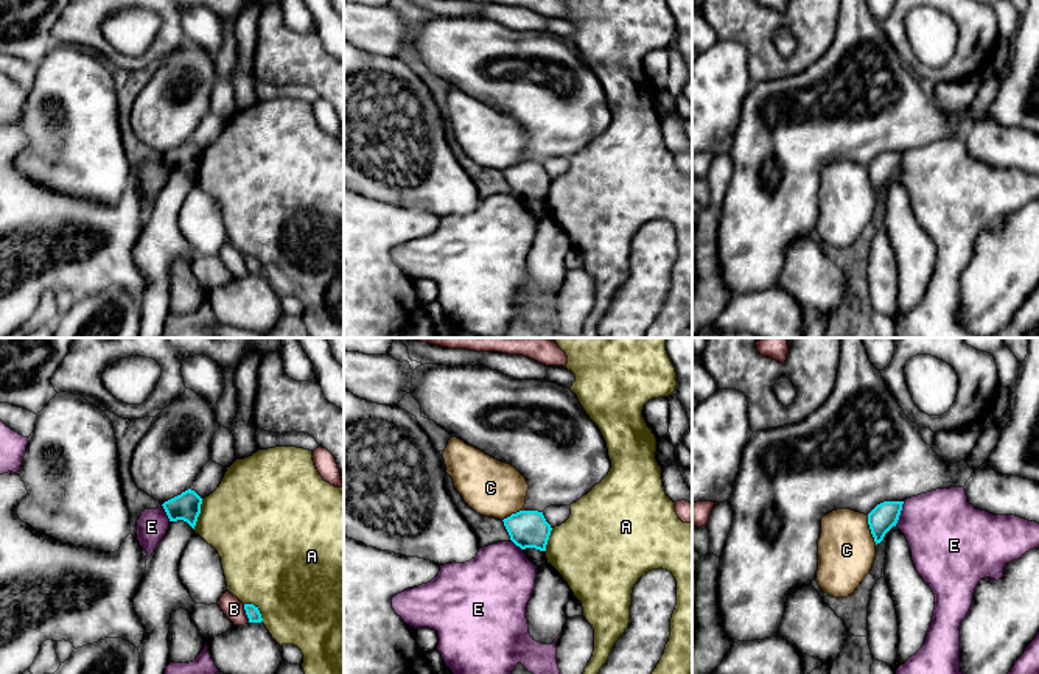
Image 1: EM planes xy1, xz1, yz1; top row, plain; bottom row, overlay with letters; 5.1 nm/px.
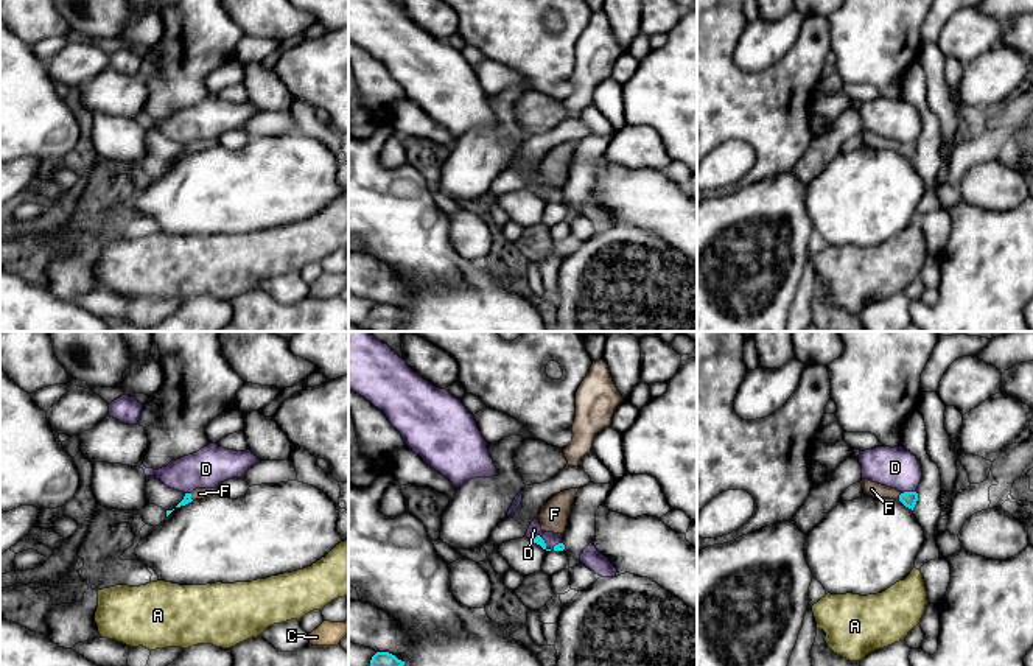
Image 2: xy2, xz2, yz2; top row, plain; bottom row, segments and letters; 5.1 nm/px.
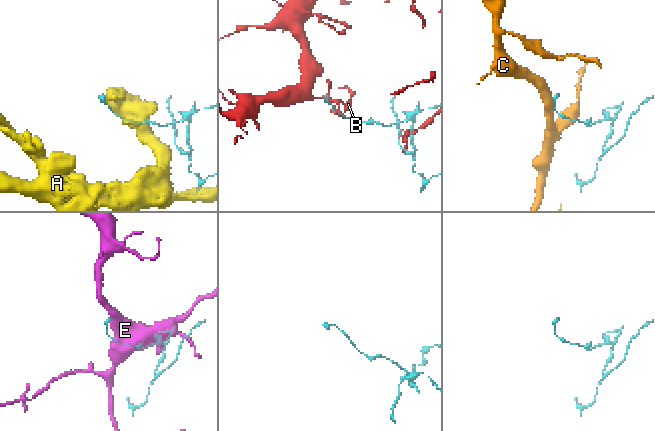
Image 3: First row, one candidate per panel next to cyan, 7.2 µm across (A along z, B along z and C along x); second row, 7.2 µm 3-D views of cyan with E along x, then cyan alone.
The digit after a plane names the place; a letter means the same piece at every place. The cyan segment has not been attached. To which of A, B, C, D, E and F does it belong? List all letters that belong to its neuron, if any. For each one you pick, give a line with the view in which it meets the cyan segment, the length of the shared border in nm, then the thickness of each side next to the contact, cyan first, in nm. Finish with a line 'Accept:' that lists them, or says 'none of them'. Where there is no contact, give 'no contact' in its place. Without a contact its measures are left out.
F: contact in yz2; length 40 nm; calibres 80 and 80 nm
Accept: F

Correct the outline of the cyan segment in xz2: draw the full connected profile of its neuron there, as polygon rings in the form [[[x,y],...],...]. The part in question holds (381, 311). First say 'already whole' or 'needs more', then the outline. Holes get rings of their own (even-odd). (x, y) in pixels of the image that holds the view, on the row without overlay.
already whole; [[[376,303],[370,311],[372,322],[375,321],[400,321],[404,317],[404,313],[398,311],[395,307],[389,303]]]

